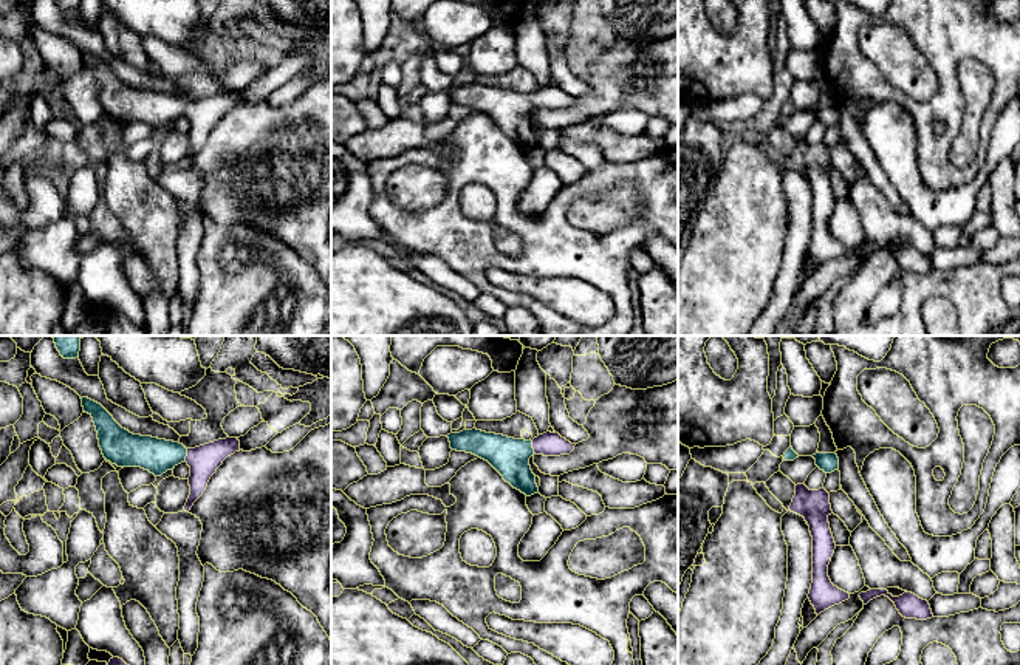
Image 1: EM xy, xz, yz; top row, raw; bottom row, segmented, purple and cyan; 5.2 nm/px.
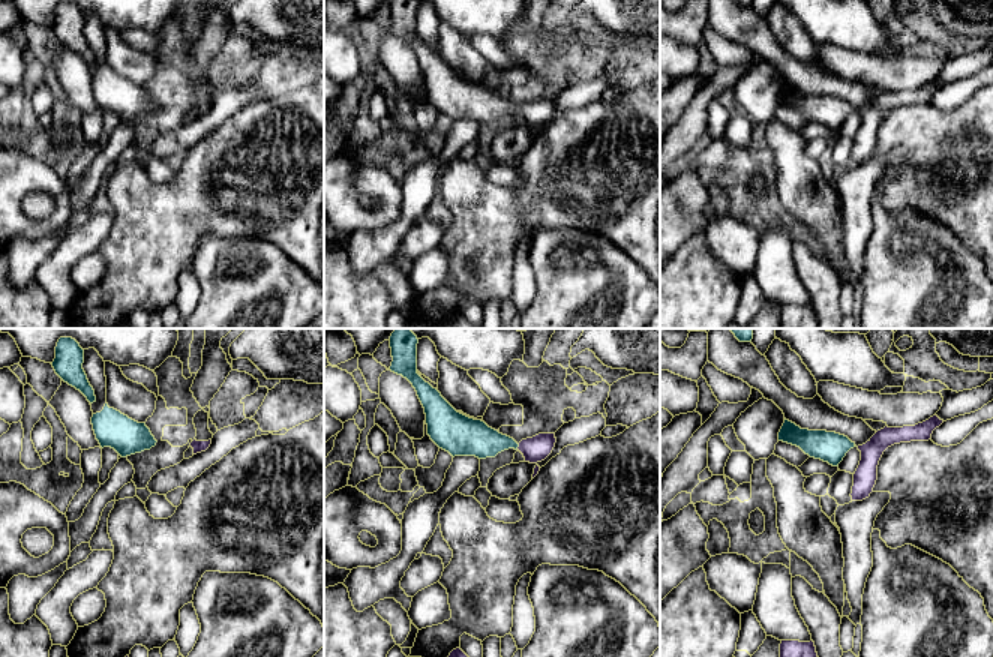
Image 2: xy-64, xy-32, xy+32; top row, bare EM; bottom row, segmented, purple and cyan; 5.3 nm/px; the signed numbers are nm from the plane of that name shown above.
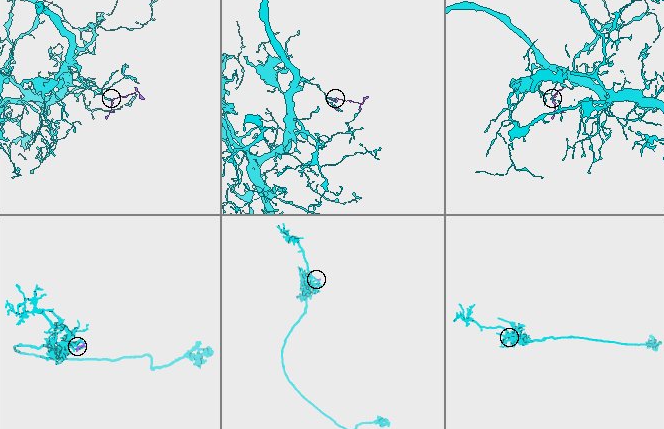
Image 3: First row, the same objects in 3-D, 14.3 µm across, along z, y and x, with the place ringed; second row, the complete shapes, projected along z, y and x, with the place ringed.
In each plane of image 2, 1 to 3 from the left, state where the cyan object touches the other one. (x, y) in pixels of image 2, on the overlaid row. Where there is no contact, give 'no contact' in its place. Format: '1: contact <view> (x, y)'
1: no contact
2: contact xy-32 (518, 447)
3: no contact

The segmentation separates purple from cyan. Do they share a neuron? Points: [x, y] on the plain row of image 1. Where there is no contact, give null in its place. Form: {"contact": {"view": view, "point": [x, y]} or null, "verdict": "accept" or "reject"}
{"contact": {"view": "xy", "point": [188, 109]}, "verdict": "accept"}

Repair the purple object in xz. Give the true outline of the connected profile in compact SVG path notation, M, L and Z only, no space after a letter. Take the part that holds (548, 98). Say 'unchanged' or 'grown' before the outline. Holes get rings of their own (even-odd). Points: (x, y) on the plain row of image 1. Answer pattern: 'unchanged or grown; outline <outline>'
grown; outline M477 82L450 87L447 91L452 104L472 107L488 114L506 136L526 150L539 145L529 111L534 107L543 110L570 108L576 99L551 85L539 88L532 94L486 87Z

